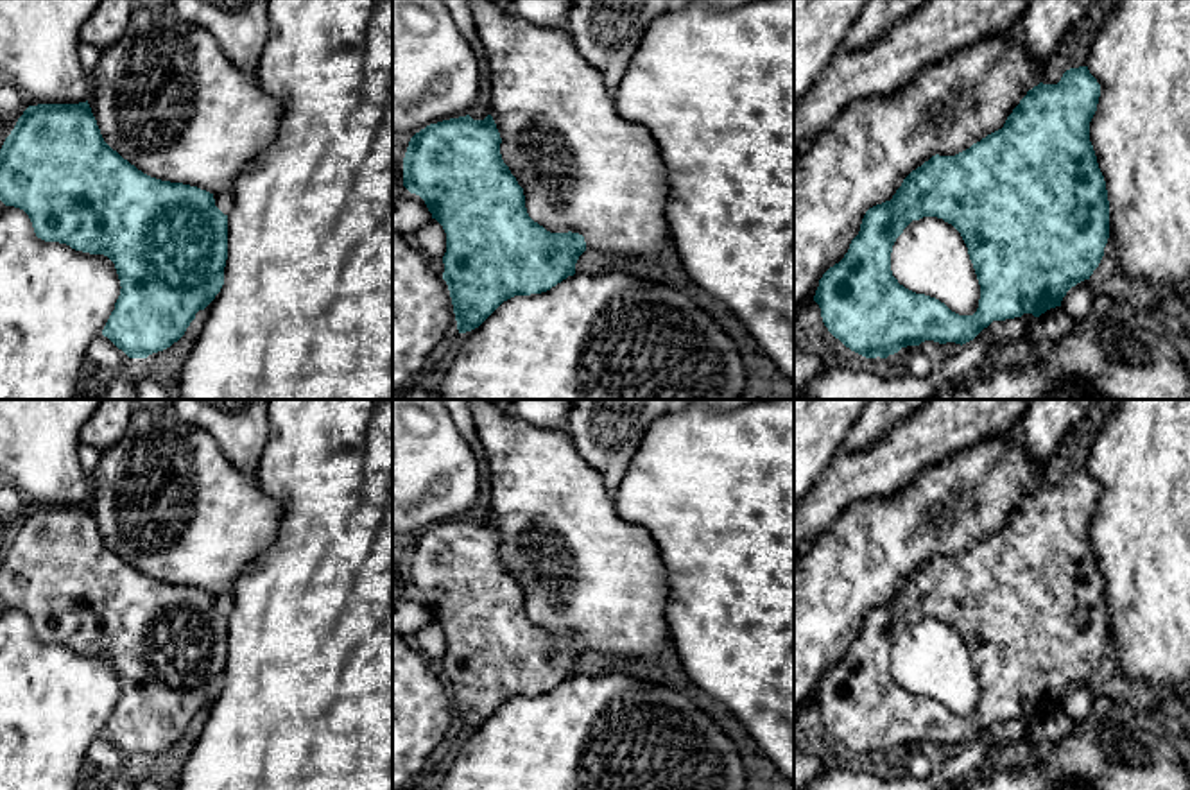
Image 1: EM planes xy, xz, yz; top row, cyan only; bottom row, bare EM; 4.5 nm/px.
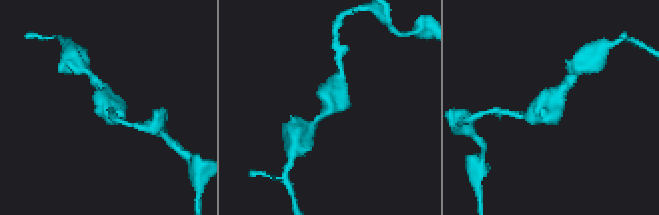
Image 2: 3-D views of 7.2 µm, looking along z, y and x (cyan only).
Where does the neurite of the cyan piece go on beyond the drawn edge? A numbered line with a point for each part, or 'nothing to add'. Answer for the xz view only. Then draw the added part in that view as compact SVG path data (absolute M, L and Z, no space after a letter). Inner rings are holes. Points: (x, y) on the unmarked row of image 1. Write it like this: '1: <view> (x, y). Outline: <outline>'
nothing to add

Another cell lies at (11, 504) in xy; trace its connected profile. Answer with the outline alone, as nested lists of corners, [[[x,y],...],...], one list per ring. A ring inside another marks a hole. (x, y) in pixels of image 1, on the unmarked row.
[[[0,482],[0,520],[22,518],[27,511],[27,503],[22,494],[9,484]]]

